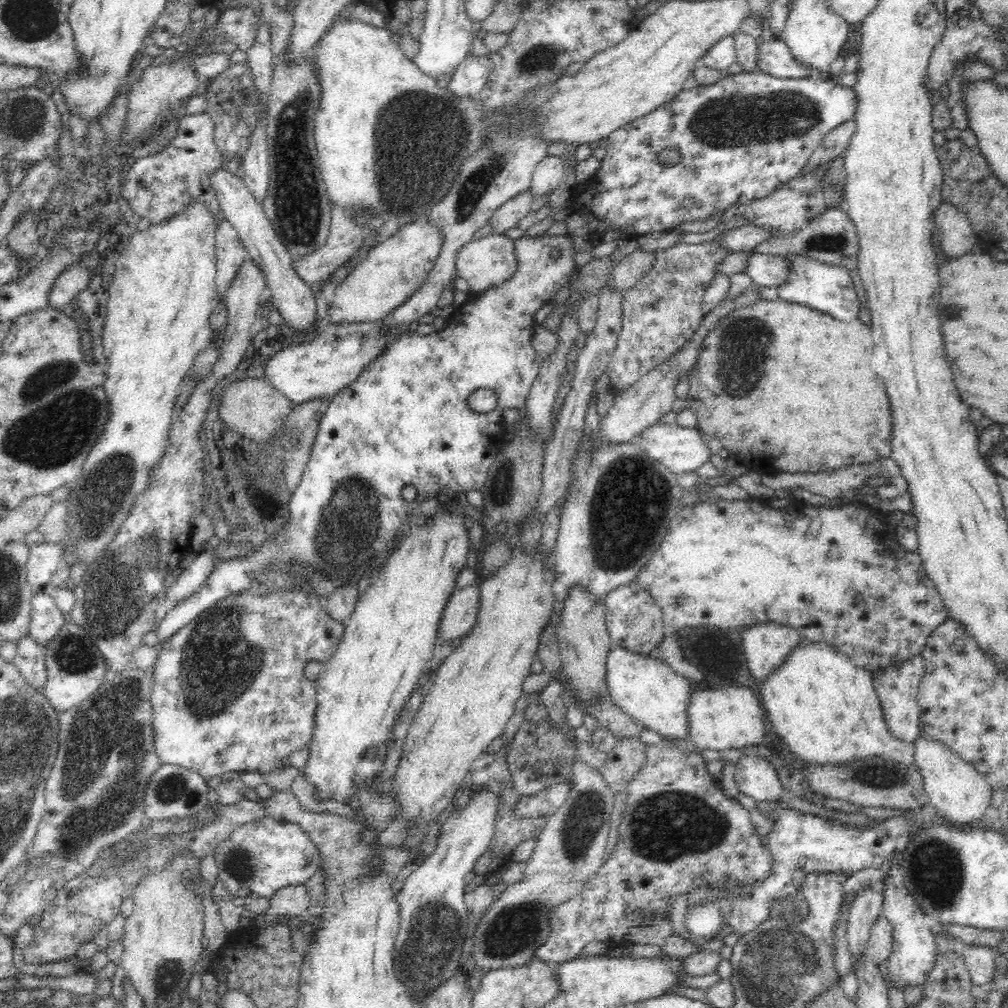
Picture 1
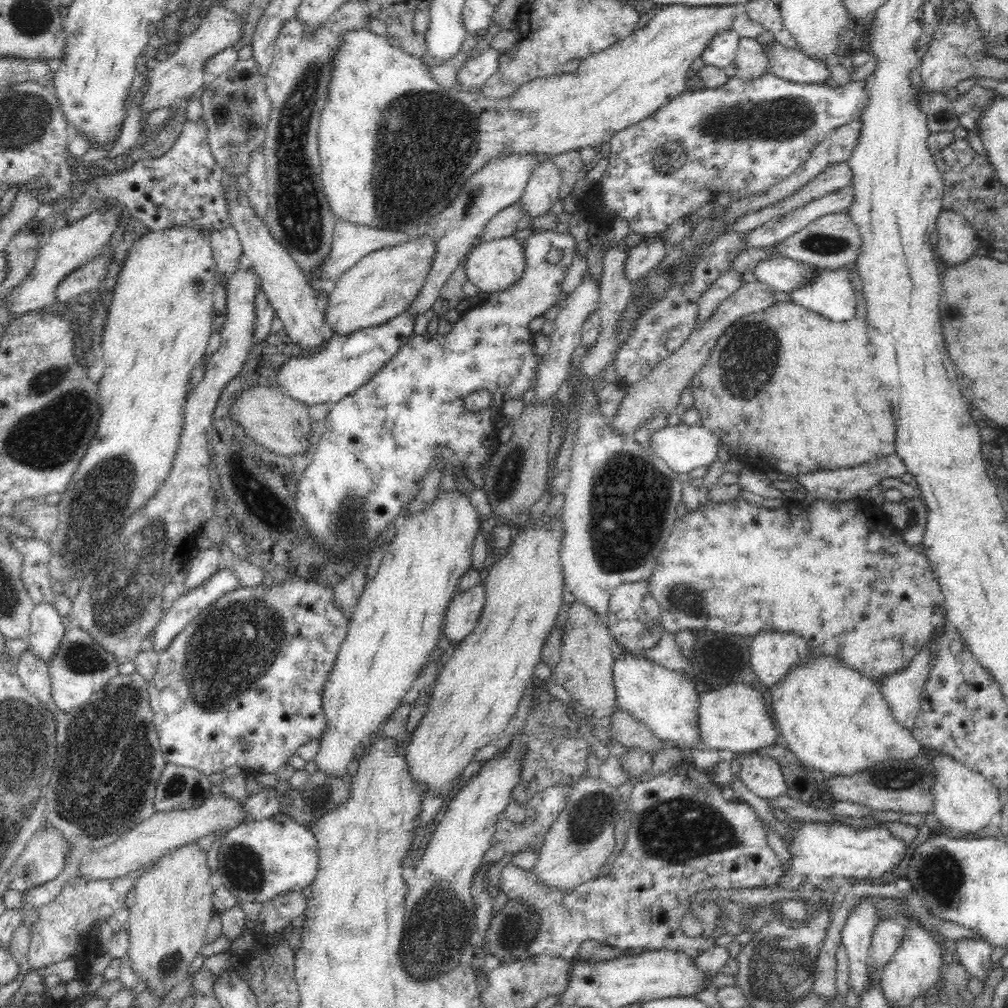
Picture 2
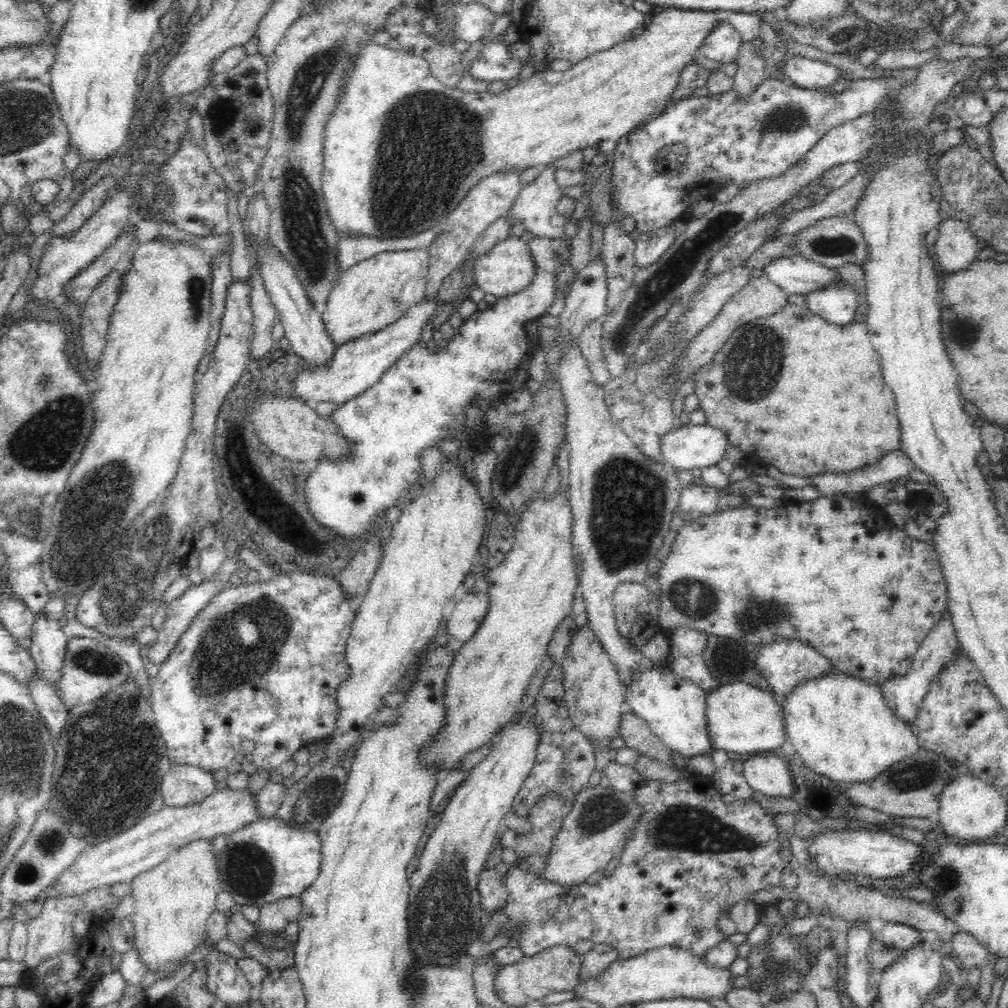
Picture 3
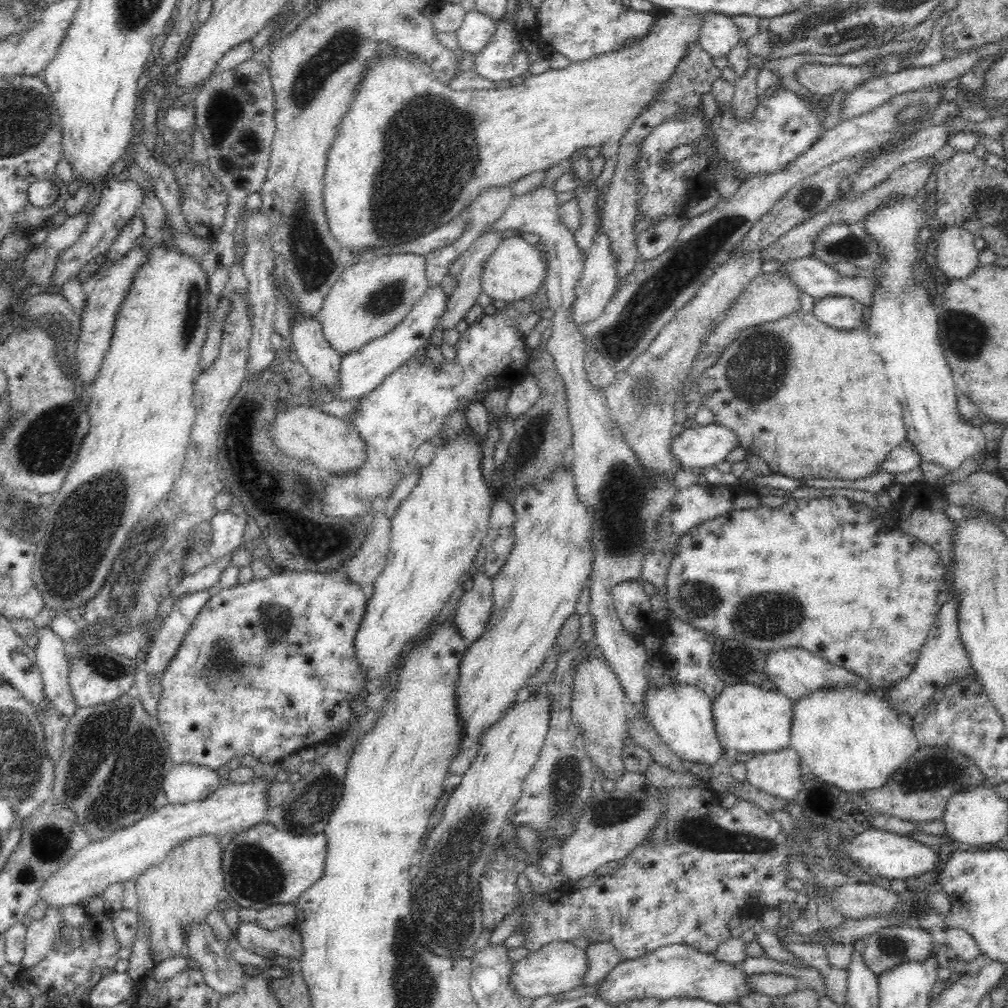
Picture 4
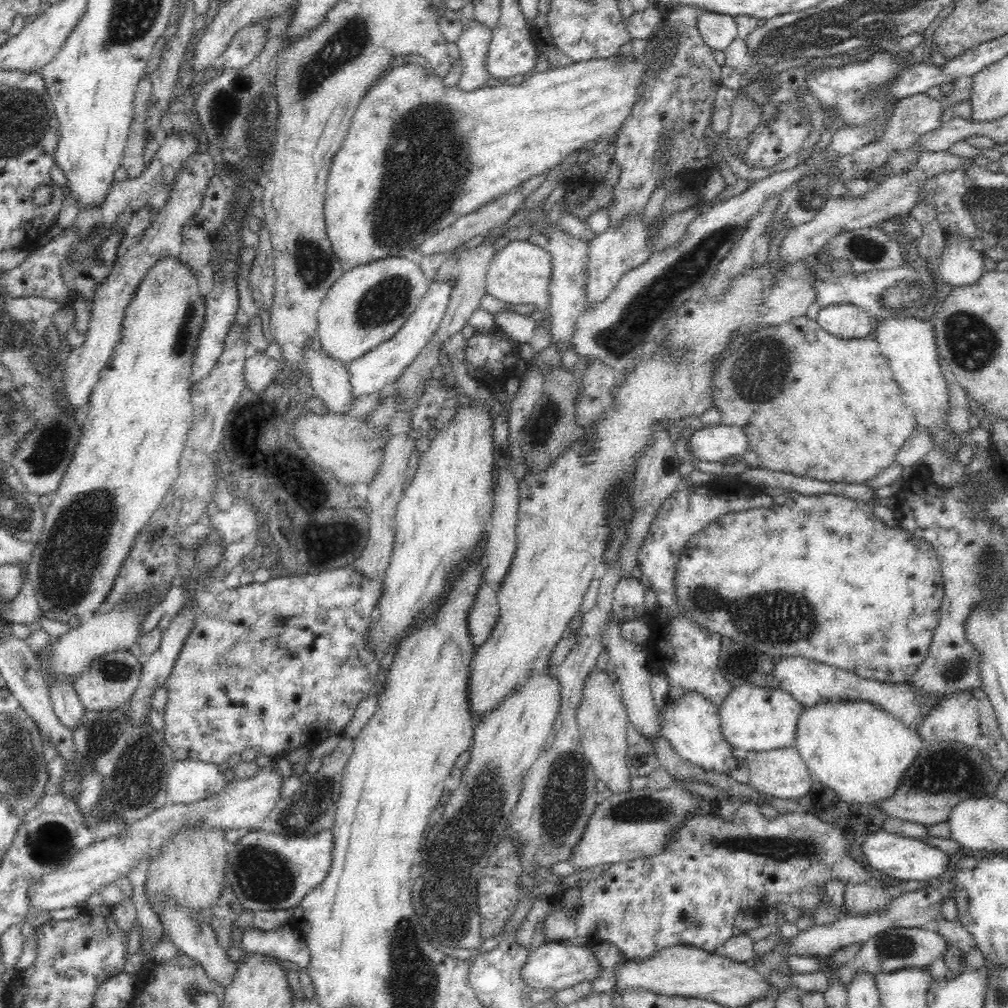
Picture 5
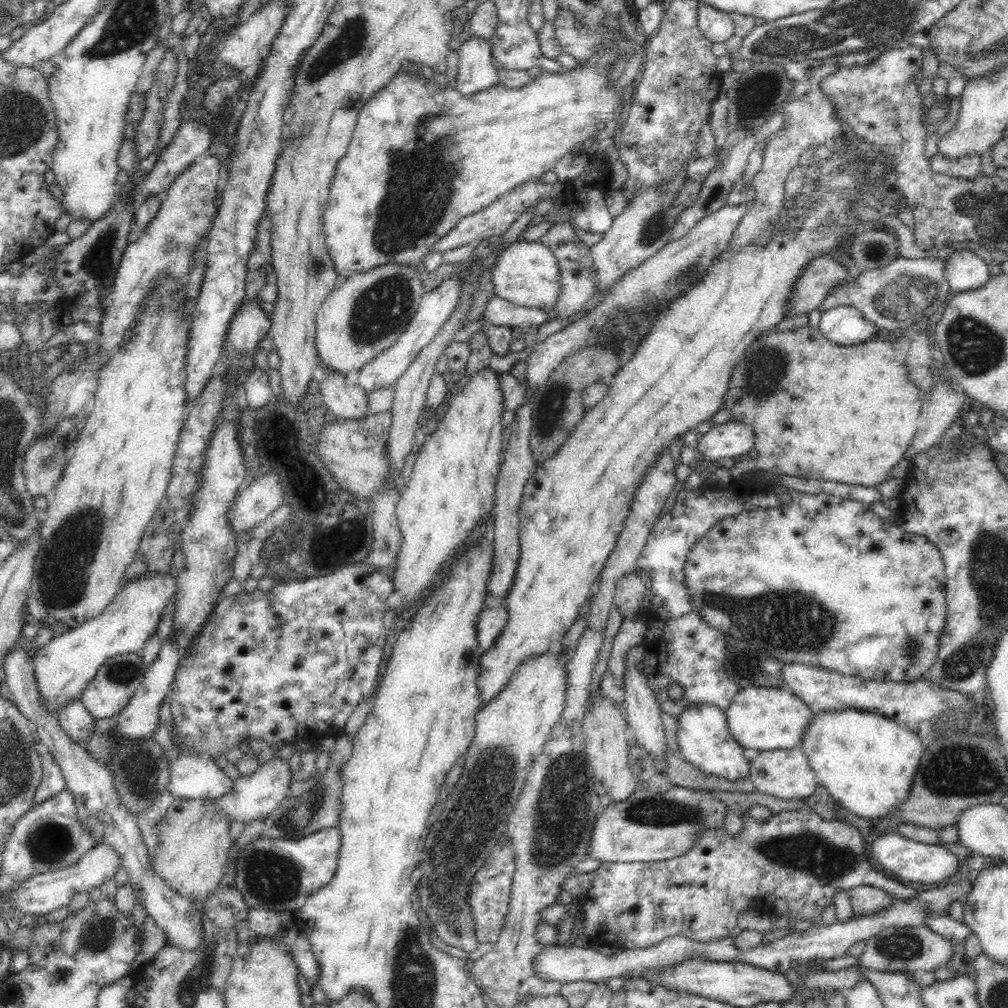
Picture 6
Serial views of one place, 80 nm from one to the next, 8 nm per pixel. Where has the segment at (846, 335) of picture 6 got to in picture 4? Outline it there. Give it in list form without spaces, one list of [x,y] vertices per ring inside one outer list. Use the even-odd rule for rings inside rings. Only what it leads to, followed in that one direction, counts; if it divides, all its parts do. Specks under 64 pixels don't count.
[[[830,296],[815,299],[813,314],[818,320],[837,330],[852,331],[863,323],[863,305],[853,297]]]

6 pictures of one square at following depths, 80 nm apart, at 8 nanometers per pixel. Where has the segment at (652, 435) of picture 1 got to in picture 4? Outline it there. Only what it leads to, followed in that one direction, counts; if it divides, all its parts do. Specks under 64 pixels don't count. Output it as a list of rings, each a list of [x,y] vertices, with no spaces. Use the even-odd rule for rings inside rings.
[[[716,424],[692,425],[670,441],[670,453],[682,468],[719,466],[726,454],[738,446],[737,435]]]

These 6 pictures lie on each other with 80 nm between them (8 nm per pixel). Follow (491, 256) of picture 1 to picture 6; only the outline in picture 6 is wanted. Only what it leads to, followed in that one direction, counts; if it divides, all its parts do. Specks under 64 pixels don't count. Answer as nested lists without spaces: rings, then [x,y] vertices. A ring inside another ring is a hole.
[[[521,241],[512,242],[504,247],[494,264],[490,267],[490,281],[492,281],[495,296],[504,298],[507,302],[512,302],[518,306],[538,308],[544,312],[546,320],[542,325],[547,325],[556,319],[552,319],[552,310],[555,304],[557,291],[559,290],[558,265],[552,253],[552,248],[542,245],[538,241]]]

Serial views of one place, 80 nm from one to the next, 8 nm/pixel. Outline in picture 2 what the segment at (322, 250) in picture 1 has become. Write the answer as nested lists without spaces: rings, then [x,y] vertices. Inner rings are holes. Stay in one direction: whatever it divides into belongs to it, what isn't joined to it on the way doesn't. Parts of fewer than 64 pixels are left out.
[[[337,218],[334,226],[334,234],[332,234],[332,246],[330,252],[324,260],[320,260],[314,268],[312,268],[312,280],[338,280],[343,272],[352,268],[360,258],[382,248],[382,246],[396,246],[404,240],[408,240],[411,233],[403,233],[400,231],[378,228],[376,226],[366,226],[364,224],[354,224],[347,220]]]

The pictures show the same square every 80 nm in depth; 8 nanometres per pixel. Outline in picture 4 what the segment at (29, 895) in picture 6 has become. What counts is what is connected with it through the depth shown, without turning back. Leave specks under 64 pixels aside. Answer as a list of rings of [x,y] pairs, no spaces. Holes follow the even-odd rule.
[[[250,781],[246,784],[228,784],[215,790],[205,800],[187,804],[166,804],[162,809],[148,814],[134,825],[118,830],[114,834],[91,841],[74,858],[58,869],[39,892],[39,898],[47,906],[63,907],[78,905],[84,898],[103,892],[115,882],[132,881],[149,867],[160,864],[176,846],[196,836],[232,835],[250,829],[263,821],[269,809],[268,782]]]

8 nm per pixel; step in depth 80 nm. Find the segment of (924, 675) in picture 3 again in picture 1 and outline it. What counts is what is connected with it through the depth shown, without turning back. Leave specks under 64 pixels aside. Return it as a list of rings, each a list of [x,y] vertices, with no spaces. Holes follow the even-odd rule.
[[[918,654],[900,665],[888,666],[873,678],[873,685],[882,705],[882,719],[886,721],[894,739],[904,743],[913,742],[919,734],[920,707],[917,696],[922,674],[924,674],[924,659]]]

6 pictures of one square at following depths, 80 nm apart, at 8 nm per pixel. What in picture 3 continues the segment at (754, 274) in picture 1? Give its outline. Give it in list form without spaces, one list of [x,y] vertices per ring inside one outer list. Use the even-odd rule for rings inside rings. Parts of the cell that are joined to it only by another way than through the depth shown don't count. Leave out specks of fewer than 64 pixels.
[[[800,255],[780,256],[762,267],[762,272],[762,276],[768,277],[787,296],[806,295],[807,292],[828,287],[839,276],[838,269],[826,268]]]

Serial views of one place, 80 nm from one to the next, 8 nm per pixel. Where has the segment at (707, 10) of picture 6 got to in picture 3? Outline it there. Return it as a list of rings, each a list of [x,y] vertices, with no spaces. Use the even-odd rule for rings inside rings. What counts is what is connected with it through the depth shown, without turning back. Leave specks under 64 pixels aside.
[[[722,21],[708,33],[704,42],[699,48],[700,55],[727,65],[735,60],[742,39],[740,33],[728,21]]]

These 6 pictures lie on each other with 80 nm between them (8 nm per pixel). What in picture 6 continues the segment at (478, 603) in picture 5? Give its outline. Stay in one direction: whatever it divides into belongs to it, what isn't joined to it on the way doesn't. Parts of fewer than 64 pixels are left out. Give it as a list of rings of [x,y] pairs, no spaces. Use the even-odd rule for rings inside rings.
[[[486,591],[480,614],[476,616],[476,626],[474,626],[480,649],[484,651],[492,646],[493,640],[506,622],[506,616],[506,607],[502,604],[502,599]]]

